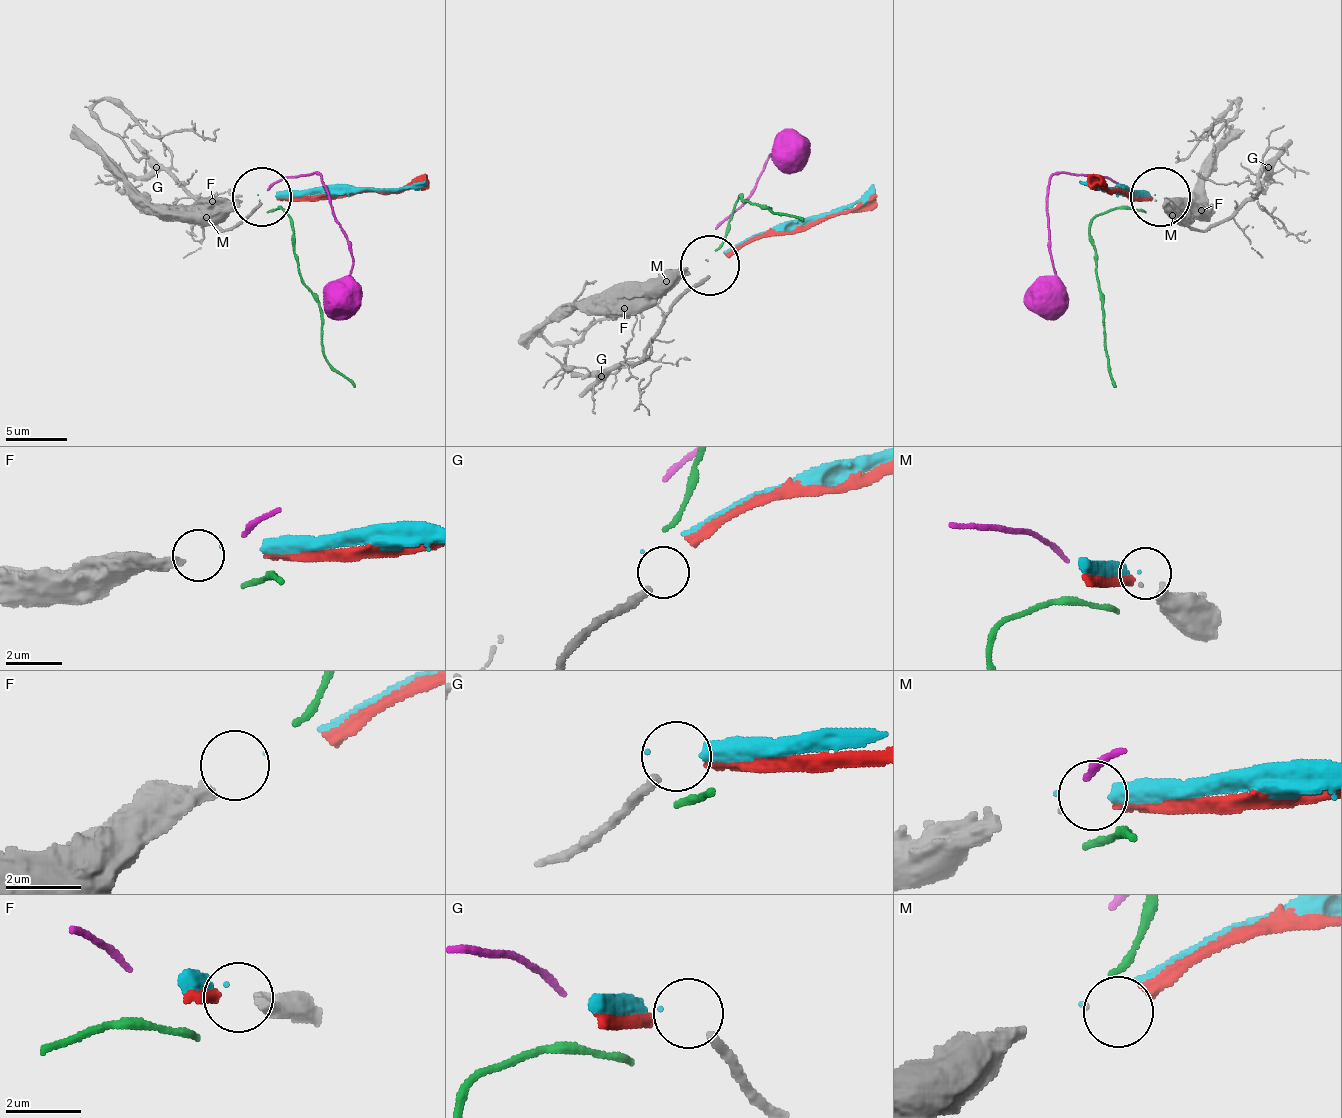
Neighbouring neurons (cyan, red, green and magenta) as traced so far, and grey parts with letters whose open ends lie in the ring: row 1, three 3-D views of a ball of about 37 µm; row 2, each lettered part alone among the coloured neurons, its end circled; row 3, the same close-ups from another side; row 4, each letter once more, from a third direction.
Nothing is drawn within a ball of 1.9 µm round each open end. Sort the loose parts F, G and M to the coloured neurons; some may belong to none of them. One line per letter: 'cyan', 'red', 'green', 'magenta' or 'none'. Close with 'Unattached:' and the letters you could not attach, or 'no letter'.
F: cyan
G: none
M: red
Unattached: G

